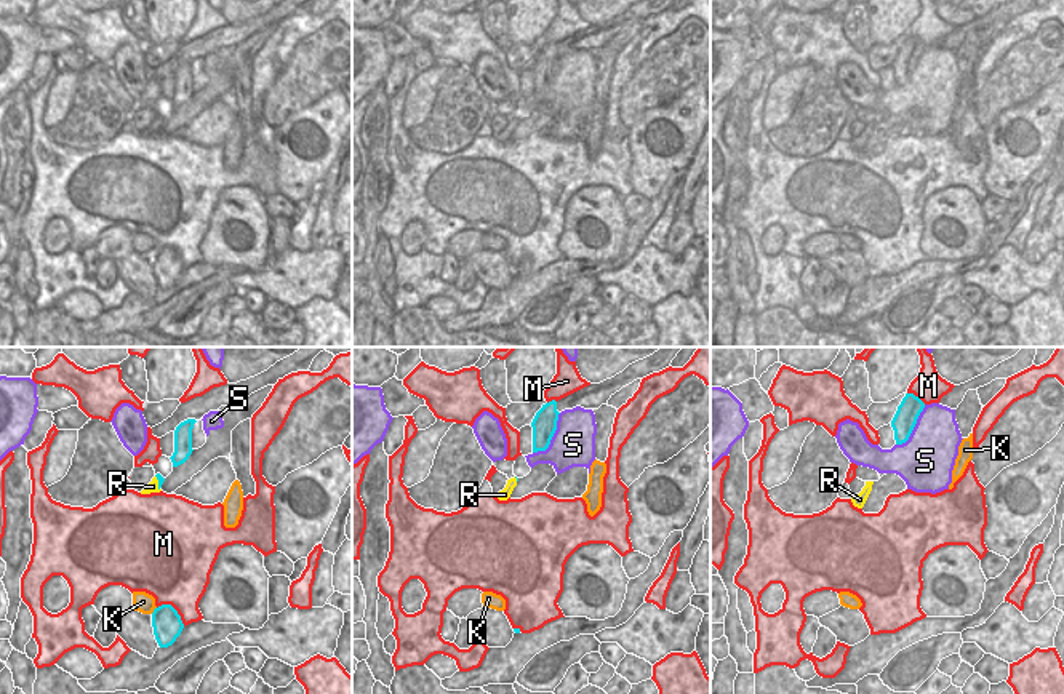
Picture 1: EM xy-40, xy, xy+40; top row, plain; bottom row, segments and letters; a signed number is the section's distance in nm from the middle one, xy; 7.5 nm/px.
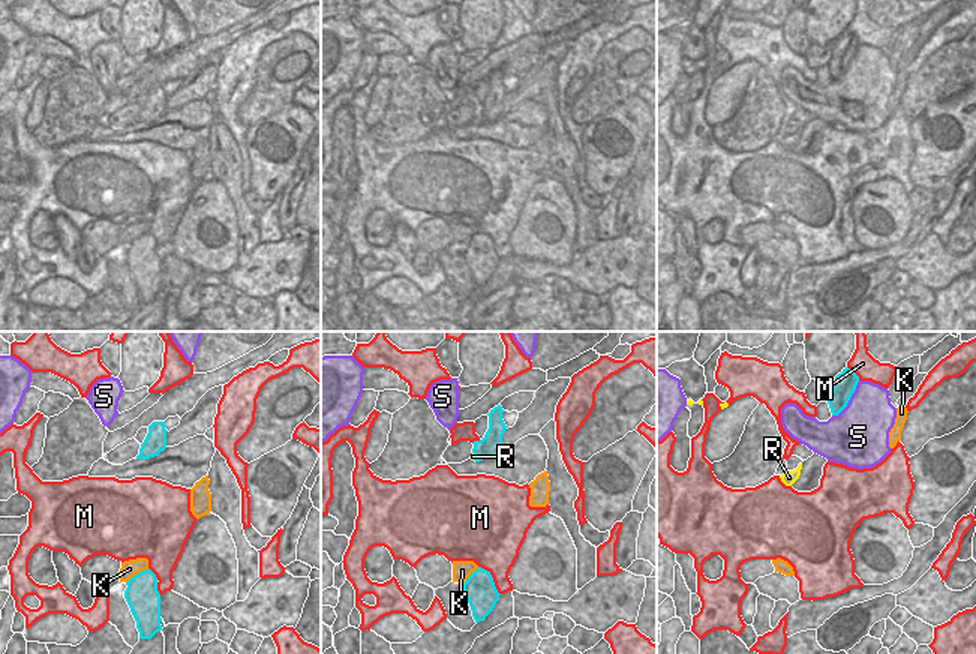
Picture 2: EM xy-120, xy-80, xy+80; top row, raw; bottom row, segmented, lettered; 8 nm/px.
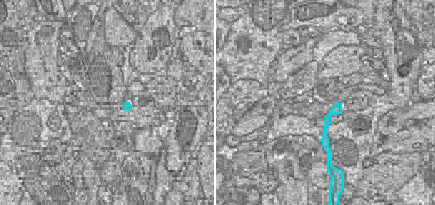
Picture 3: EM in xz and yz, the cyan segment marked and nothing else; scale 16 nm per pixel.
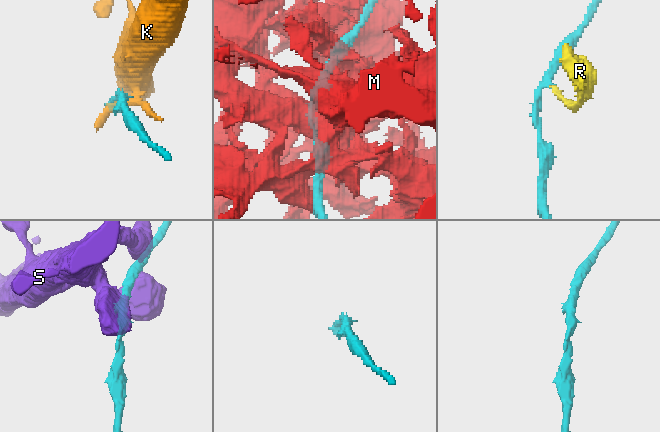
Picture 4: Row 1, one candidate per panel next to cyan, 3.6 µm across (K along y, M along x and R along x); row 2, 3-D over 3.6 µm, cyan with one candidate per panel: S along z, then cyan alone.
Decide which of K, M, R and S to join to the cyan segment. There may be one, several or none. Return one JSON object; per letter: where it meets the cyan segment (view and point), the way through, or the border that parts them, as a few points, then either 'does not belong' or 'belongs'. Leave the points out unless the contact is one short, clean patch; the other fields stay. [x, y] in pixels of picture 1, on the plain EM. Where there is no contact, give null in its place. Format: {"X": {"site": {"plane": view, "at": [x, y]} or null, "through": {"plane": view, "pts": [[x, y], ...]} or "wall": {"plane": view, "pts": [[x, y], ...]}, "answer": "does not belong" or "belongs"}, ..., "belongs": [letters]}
{"K": {"site": {"plane": "xy-40", "at": [154, 251]}, "wall": {"plane": "xy-40", "pts": [[156, 248], [151, 255]]}, "answer": "does not belong"}, "M": {"site": {"plane": "xy-40", "at": [175, 251]}, "answer": "does not belong"}, "R": {"site": {"plane": "xy-40", "at": [159, 125]}, "answer": "does not belong"}, "S": {"site": {"plane": "xy", "at": [552, 77]}, "answer": "does not belong"}, "belongs": []}

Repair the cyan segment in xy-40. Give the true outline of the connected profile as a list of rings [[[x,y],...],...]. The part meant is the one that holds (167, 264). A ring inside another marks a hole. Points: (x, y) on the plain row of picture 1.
[[[162,246],[152,254],[152,269],[158,288],[168,289],[181,277],[184,265],[171,246]]]

